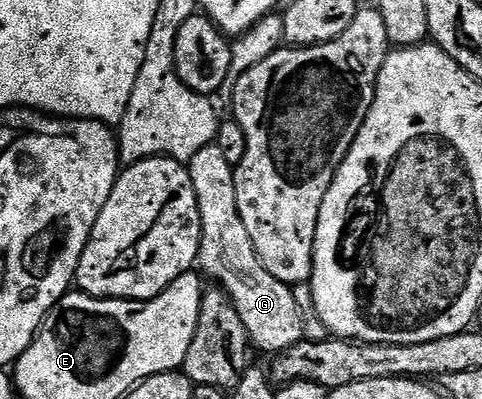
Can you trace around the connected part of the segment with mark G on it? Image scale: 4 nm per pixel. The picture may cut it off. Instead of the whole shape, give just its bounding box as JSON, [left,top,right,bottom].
[189,145,304,353]

